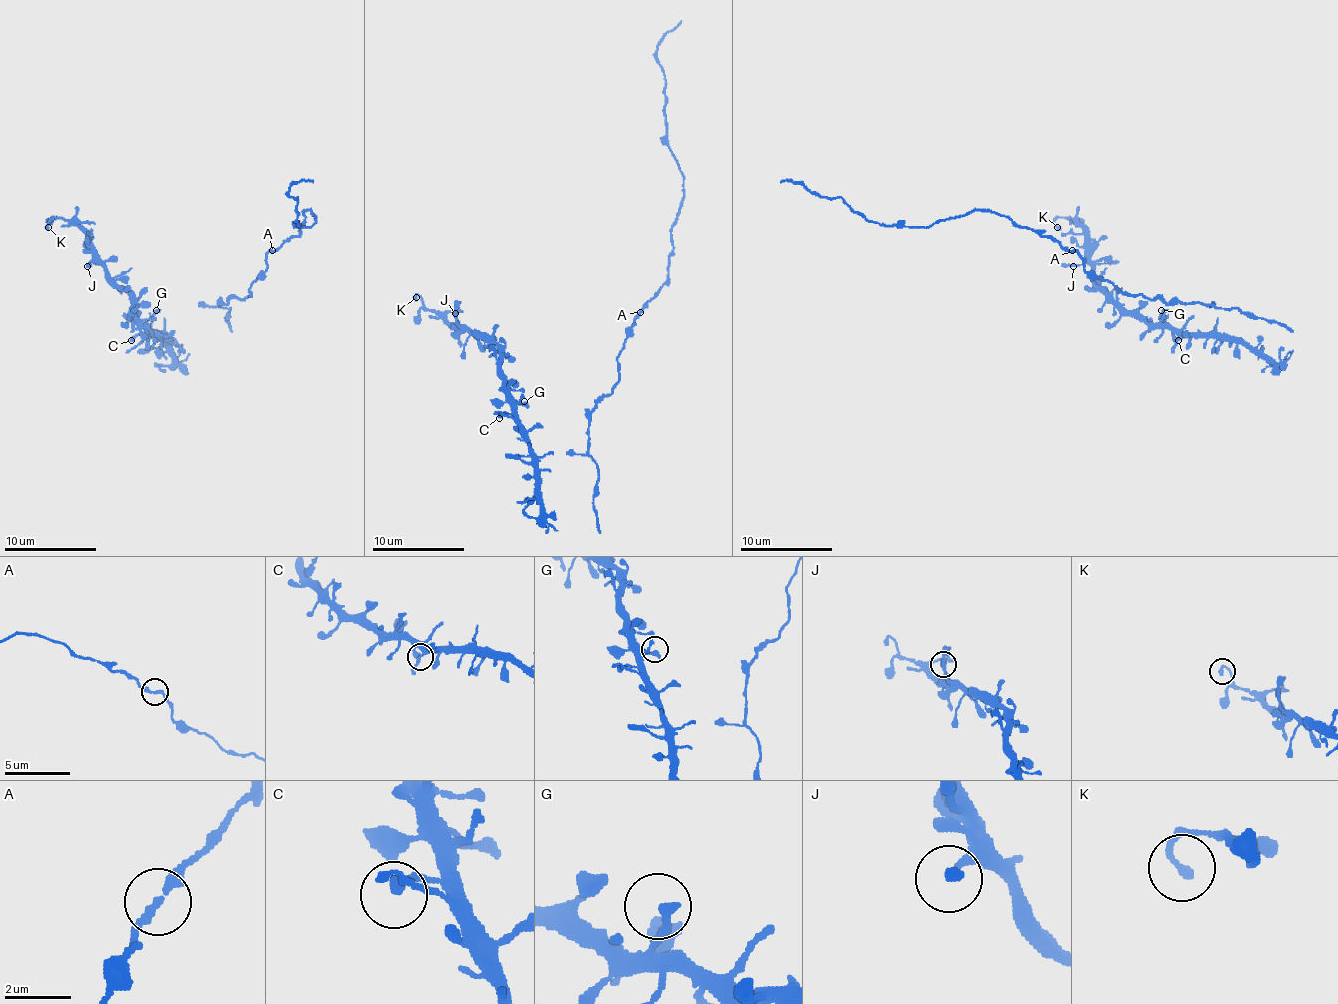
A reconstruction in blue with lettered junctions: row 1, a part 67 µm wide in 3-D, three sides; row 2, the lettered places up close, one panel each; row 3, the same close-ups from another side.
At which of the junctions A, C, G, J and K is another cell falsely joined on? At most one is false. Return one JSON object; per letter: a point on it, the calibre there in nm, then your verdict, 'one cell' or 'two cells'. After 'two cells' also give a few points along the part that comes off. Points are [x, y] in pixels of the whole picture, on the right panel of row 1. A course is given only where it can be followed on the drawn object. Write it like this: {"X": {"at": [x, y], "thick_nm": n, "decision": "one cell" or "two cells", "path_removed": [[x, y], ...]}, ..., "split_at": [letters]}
{"A": {"at": [1072, 250], "thick_nm": 240, "decision": "one cell"}, "C": {"at": [1178, 340], "thick_nm": 320, "decision": "one cell"}, "G": {"at": [1161, 310], "thick_nm": 340, "decision": "one cell"}, "J": {"at": [1073, 266], "thick_nm": 220, "decision": "one cell"}, "K": {"at": [1057, 227], "thick_nm": 260, "decision": "one cell"}, "split_at": []}

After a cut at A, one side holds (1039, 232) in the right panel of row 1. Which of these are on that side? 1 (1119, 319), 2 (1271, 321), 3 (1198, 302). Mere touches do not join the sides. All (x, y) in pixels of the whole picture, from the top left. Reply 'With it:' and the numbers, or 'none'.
With it: 2, 3

